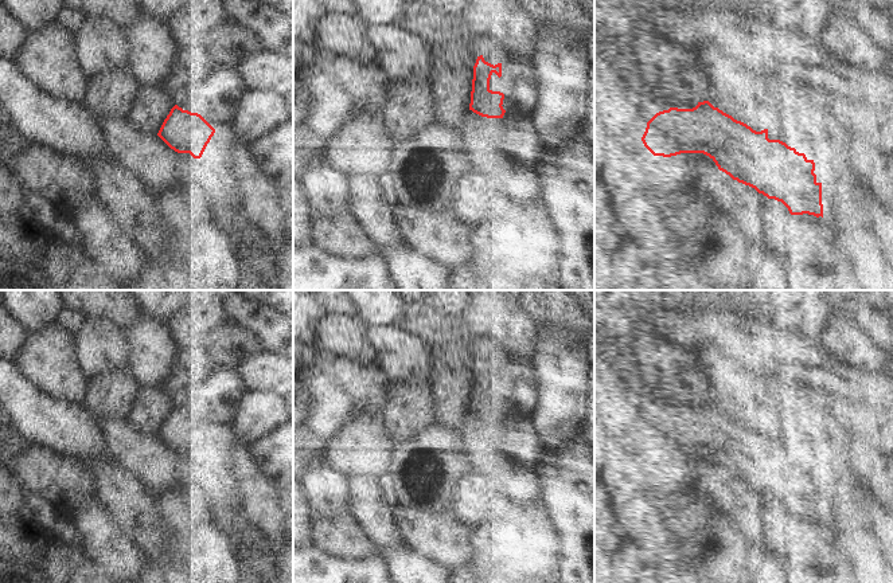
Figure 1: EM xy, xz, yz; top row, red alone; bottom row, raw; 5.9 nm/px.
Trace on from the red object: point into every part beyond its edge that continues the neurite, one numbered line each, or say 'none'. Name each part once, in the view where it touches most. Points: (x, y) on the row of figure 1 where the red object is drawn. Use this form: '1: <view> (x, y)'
1: xz (518, 81)

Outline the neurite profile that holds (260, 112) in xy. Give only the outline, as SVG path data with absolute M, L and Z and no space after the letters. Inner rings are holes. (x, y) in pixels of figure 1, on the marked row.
M247 89L235 113L222 126L231 137L251 145L290 121L288 97L278 91Z

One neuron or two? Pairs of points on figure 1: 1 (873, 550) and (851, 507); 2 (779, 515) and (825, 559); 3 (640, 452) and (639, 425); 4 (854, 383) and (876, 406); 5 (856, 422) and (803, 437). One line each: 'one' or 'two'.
1: one
2: one
3: one
4: one
5: two

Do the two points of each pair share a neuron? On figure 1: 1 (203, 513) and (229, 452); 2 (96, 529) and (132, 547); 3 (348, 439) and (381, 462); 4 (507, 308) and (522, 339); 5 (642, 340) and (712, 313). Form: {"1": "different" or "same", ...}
{"1": "different", "2": "same", "3": "same", "4": "different", "5": "different"}

